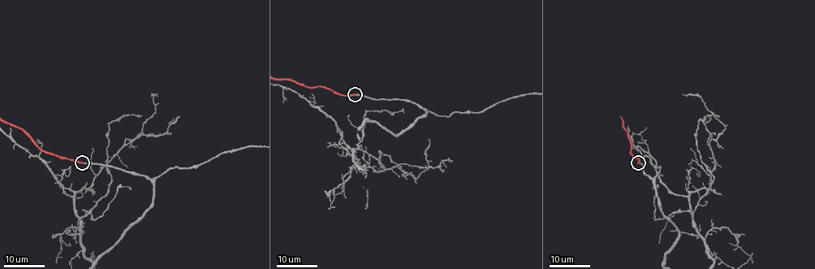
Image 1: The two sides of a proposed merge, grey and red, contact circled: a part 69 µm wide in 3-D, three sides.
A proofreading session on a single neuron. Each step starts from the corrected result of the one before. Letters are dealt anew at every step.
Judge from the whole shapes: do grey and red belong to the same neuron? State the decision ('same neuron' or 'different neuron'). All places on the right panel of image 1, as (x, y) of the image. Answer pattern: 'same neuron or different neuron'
same neuron

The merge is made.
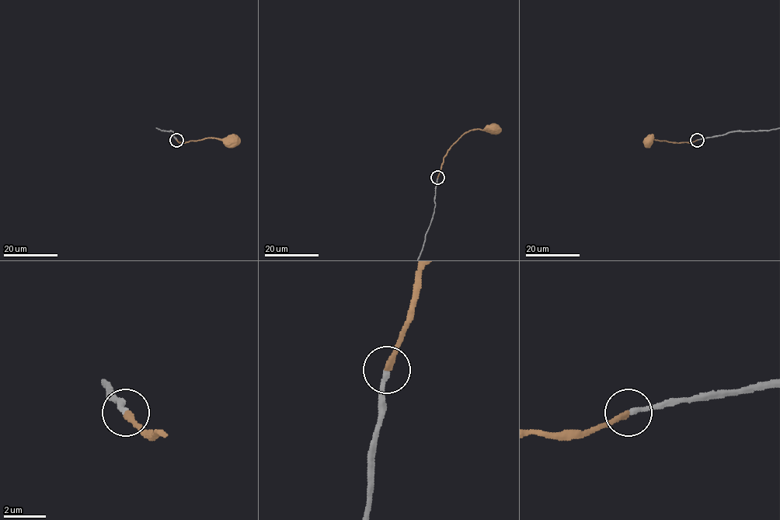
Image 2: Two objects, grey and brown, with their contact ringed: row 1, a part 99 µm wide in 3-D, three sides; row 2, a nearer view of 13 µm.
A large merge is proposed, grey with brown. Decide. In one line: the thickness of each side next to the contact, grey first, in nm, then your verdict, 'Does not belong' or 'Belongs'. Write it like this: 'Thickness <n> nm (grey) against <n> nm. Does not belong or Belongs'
Thickness 240 nm (grey) against 280 nm. Belongs

